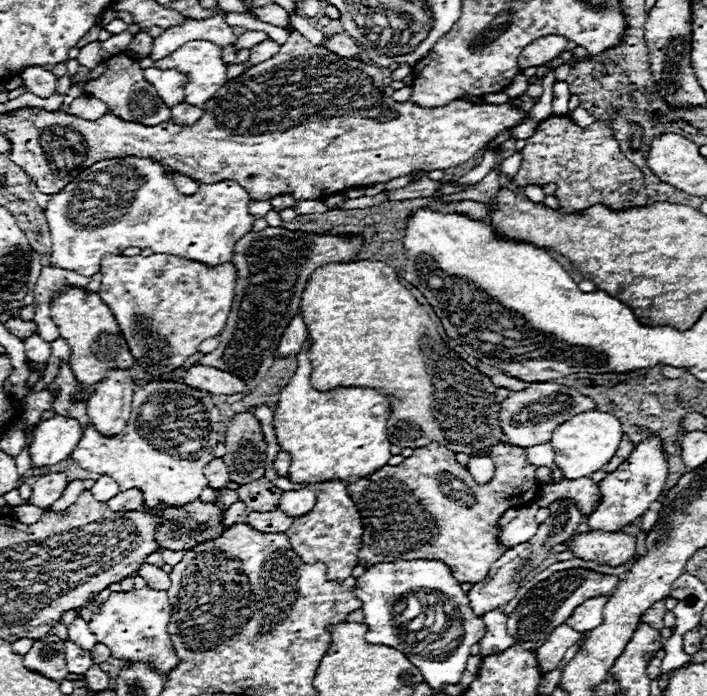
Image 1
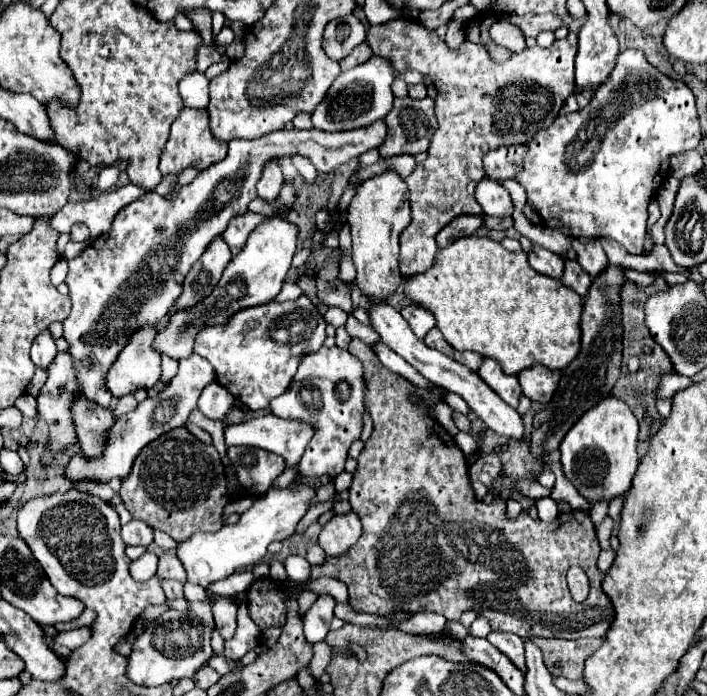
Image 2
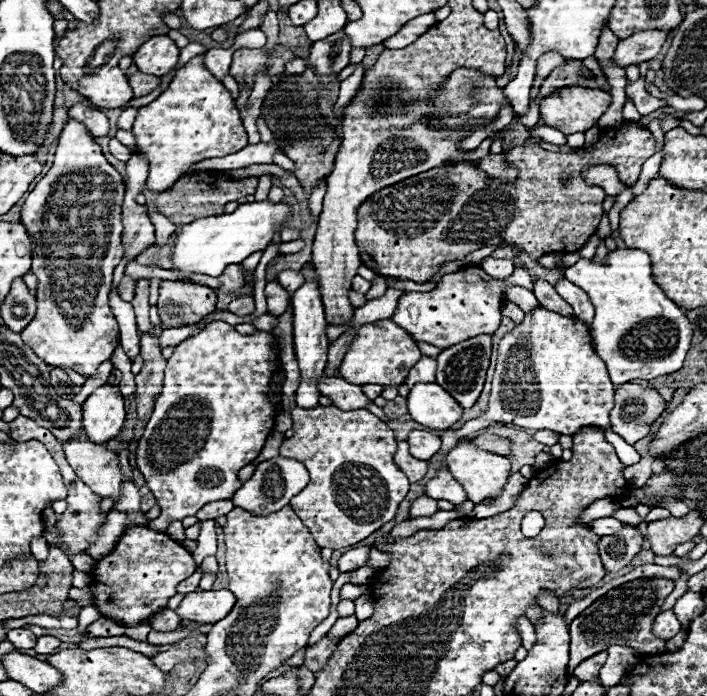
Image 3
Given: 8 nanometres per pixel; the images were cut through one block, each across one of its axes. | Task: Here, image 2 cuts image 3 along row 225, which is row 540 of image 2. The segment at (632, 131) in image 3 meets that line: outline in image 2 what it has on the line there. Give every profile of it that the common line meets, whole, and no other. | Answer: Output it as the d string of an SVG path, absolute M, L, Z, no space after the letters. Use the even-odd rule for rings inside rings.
M352 340L348 352L364 366L364 406L374 422L374 432L358 456L354 482L348 490L352 510L362 520L362 536L346 554L326 558L324 564L312 566L310 580L330 576L344 582L348 586L350 606L364 614L436 612L446 620L460 620L462 612L476 610L488 618L492 630L514 632L520 638L606 638L614 622L614 606L602 590L604 572L600 572L596 564L600 544L590 512L562 512L554 522L546 524L538 520L535 505L528 512L522 510L516 520L510 520L506 516L506 502L500 496L494 496L492 504L480 502L474 498L470 486L466 456L454 438L430 414L410 404L408 394L416 392L416 388L400 374L384 368L374 350L364 342ZM574 564L582 566L590 578L590 594L584 604L574 602L566 584L566 572Z

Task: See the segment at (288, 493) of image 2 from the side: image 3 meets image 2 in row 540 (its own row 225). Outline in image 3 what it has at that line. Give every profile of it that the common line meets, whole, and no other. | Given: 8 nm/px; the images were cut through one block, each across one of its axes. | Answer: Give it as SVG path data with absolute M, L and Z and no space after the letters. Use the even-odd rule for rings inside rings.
M264 200L264 202L240 204L238 210L232 214L194 220L192 224L186 224L184 228L180 228L178 234L174 236L170 270L178 270L182 282L190 282L192 274L222 276L228 264L240 264L250 254L264 250L274 236L274 226L276 224L282 226L290 214L292 210L286 202L272 204L270 200Z

